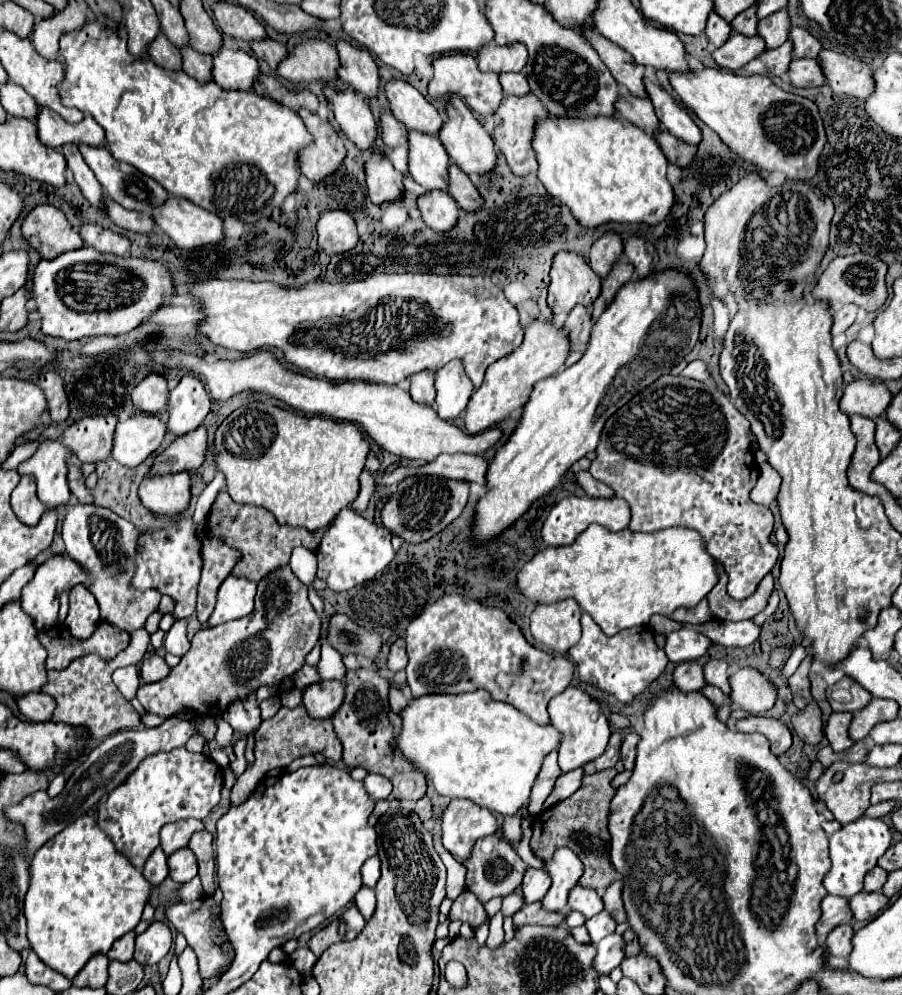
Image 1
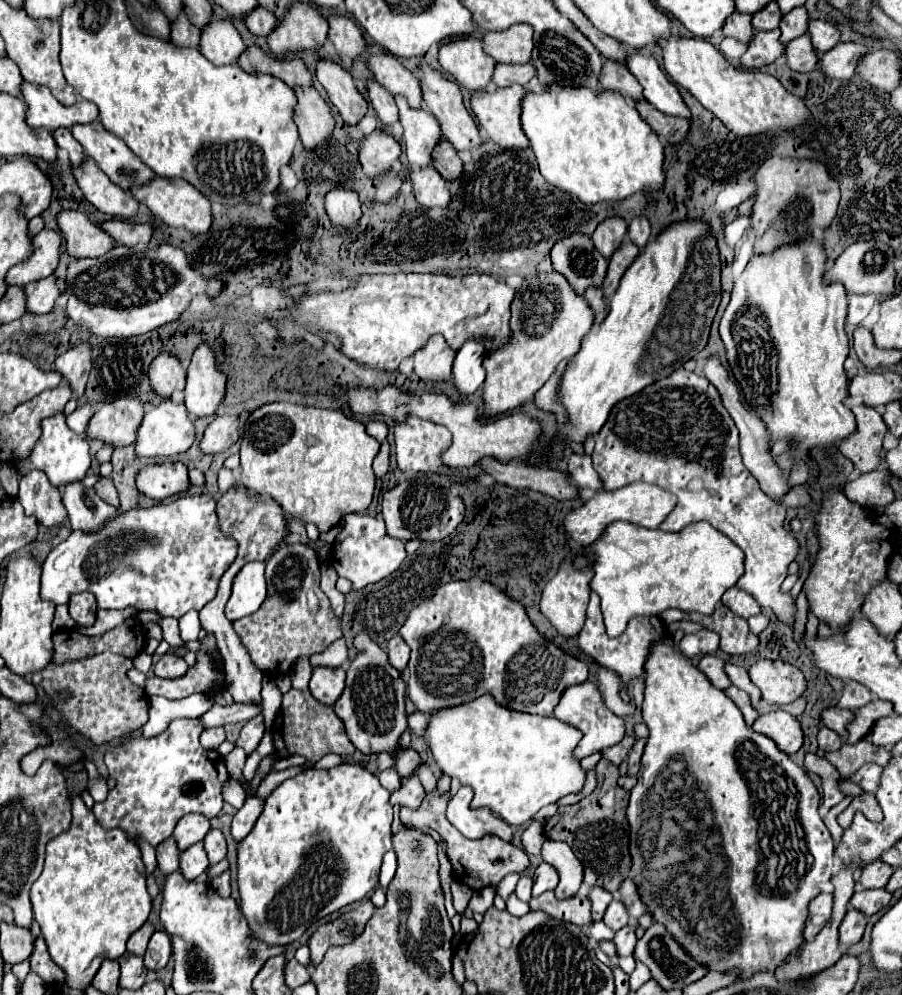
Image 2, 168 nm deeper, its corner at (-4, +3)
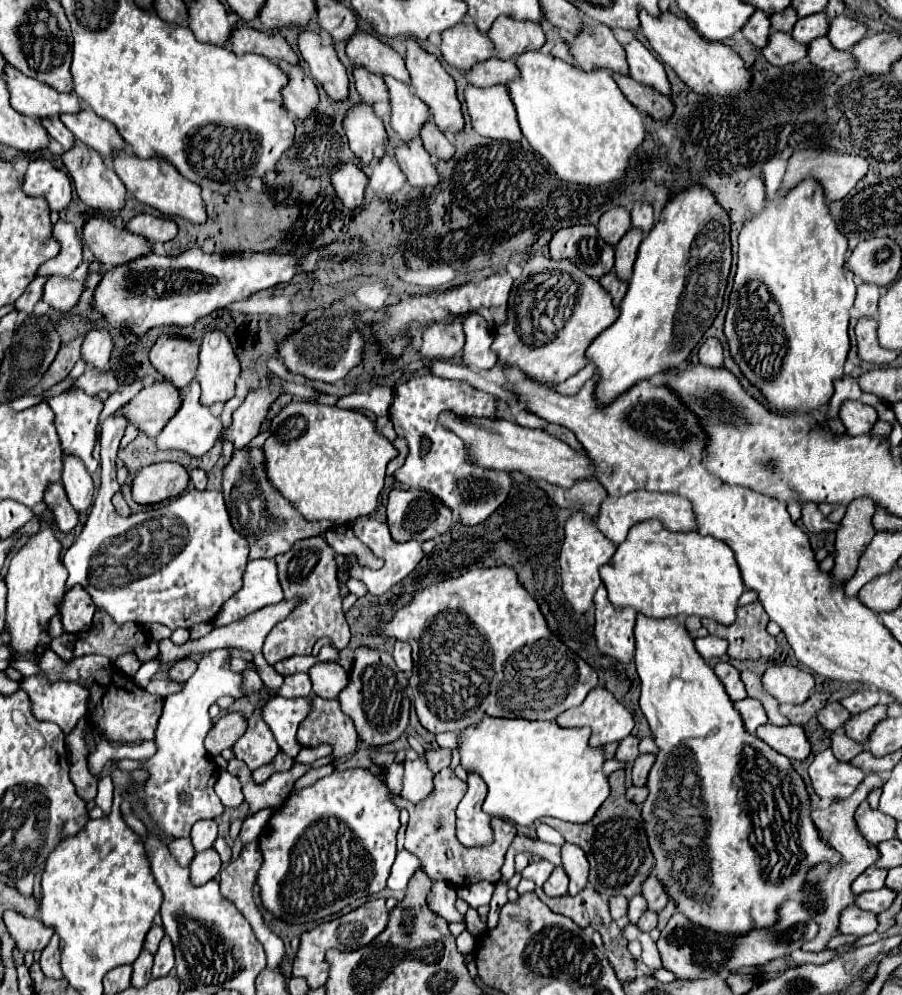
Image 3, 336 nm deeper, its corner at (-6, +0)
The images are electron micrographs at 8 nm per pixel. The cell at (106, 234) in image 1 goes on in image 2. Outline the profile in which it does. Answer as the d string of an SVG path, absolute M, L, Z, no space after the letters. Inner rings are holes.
M106 220L102 228L108 232L108 236L114 238L116 244L130 248L144 248L152 236L150 224L134 224L128 220Z

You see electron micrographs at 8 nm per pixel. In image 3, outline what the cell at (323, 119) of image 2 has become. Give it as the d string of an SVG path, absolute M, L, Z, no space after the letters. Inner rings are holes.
M278 63L278 65L288 77L288 83L282 89L286 109L296 117L306 119L318 107L316 83L302 73L300 65L290 65L290 63Z

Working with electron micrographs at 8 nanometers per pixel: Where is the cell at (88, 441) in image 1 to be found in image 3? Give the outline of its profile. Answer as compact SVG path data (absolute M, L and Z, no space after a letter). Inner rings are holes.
M158 381L154 385L144 387L132 401L122 407L122 413L148 437L156 437L162 427L174 417L178 411L180 389L170 381Z

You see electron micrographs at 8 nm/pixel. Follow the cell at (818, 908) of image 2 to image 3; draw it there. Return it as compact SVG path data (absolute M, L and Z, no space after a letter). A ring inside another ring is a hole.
M790 899L778 907L778 923L774 927L754 929L746 935L714 935L714 931L706 931L696 923L690 923L686 915L672 915L668 927L662 931L658 939L658 949L662 955L662 963L666 969L678 975L678 979L708 979L718 973L726 973L740 967L758 967L778 957L790 955L800 949L806 941L810 941L818 931L818 925L806 913L798 899Z

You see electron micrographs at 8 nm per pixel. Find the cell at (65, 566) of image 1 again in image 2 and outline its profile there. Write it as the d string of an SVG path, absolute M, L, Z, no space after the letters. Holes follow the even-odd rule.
M184 494L170 504L122 512L98 534L72 532L42 564L40 598L58 606L72 594L92 592L98 608L134 606L180 618L214 598L218 580L234 558L236 542L220 532L214 498Z

